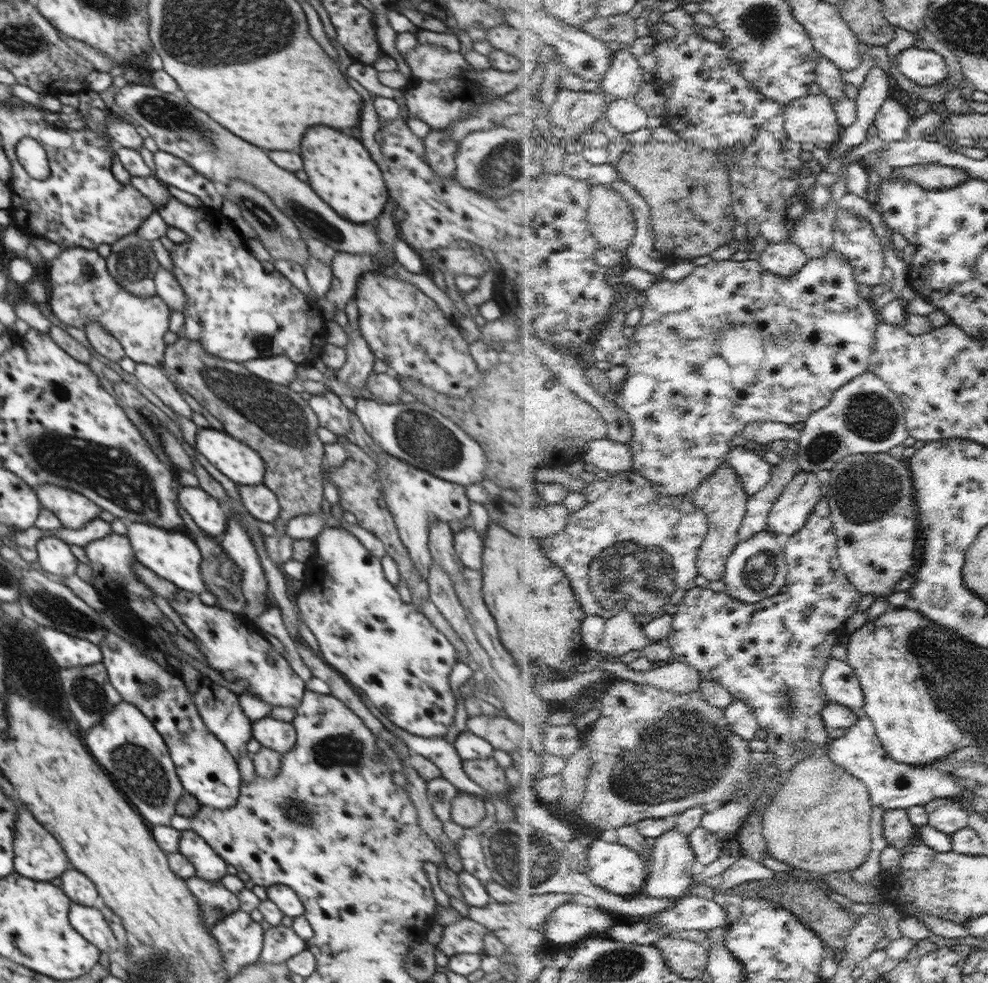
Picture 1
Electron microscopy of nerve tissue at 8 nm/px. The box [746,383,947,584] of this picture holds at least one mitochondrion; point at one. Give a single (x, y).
(870, 416)

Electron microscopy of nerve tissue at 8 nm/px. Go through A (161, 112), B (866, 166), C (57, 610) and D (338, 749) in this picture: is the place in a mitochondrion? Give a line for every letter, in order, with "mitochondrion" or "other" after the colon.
A: mitochondrion
B: other
C: mitochondrion
D: mitochondrion

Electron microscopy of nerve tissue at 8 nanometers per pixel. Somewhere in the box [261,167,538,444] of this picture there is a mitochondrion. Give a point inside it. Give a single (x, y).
(307, 216)

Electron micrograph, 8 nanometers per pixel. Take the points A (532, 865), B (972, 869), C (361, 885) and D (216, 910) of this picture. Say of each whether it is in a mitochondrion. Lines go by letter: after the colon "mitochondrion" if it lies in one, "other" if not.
A: mitochondrion
B: other
C: other
D: mitochondrion

